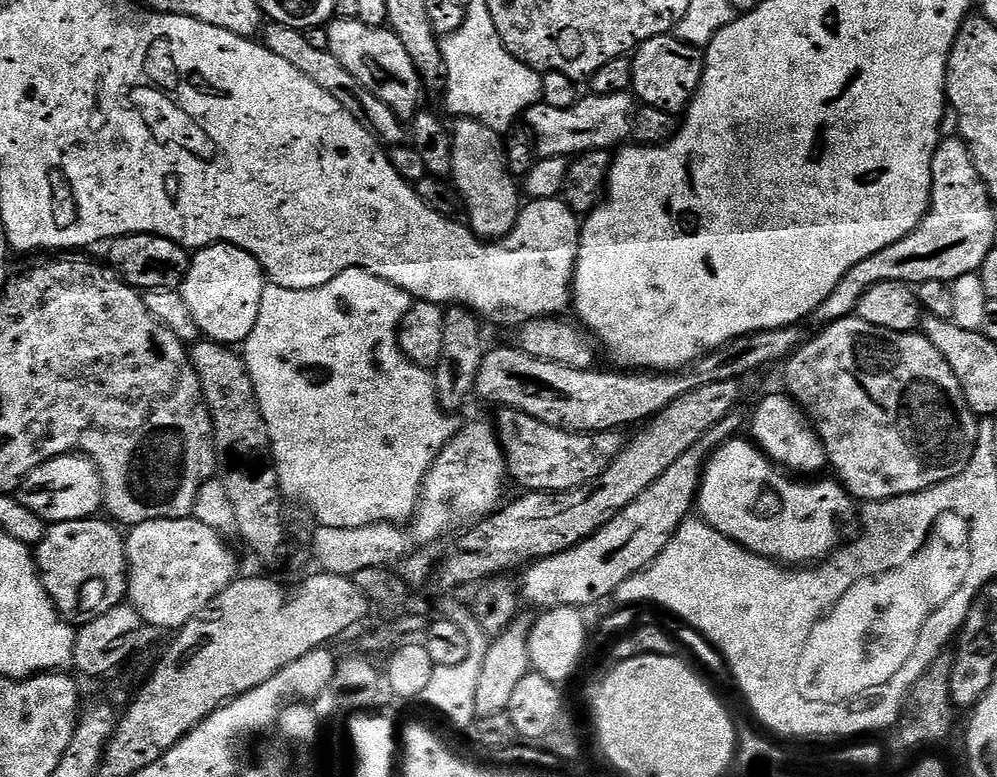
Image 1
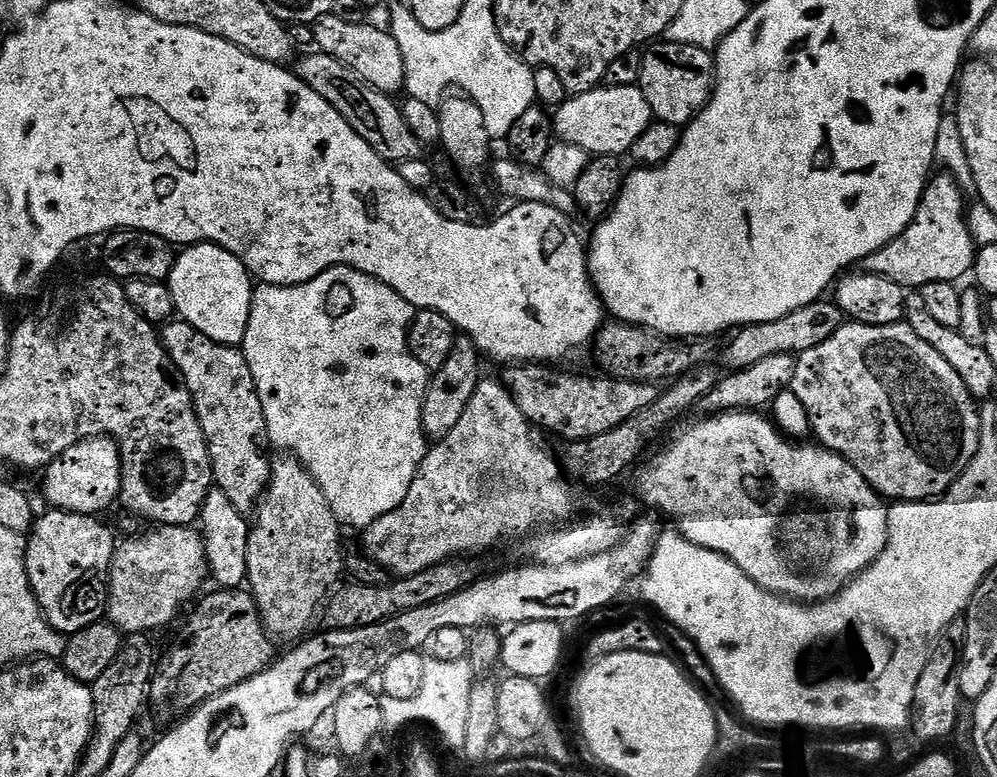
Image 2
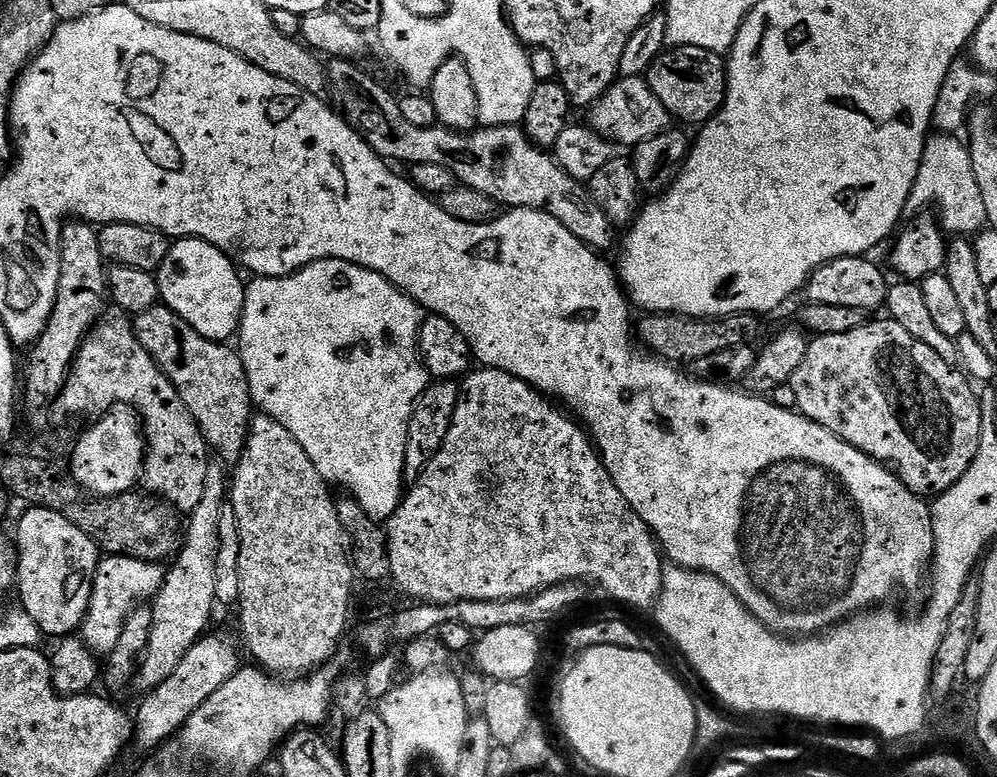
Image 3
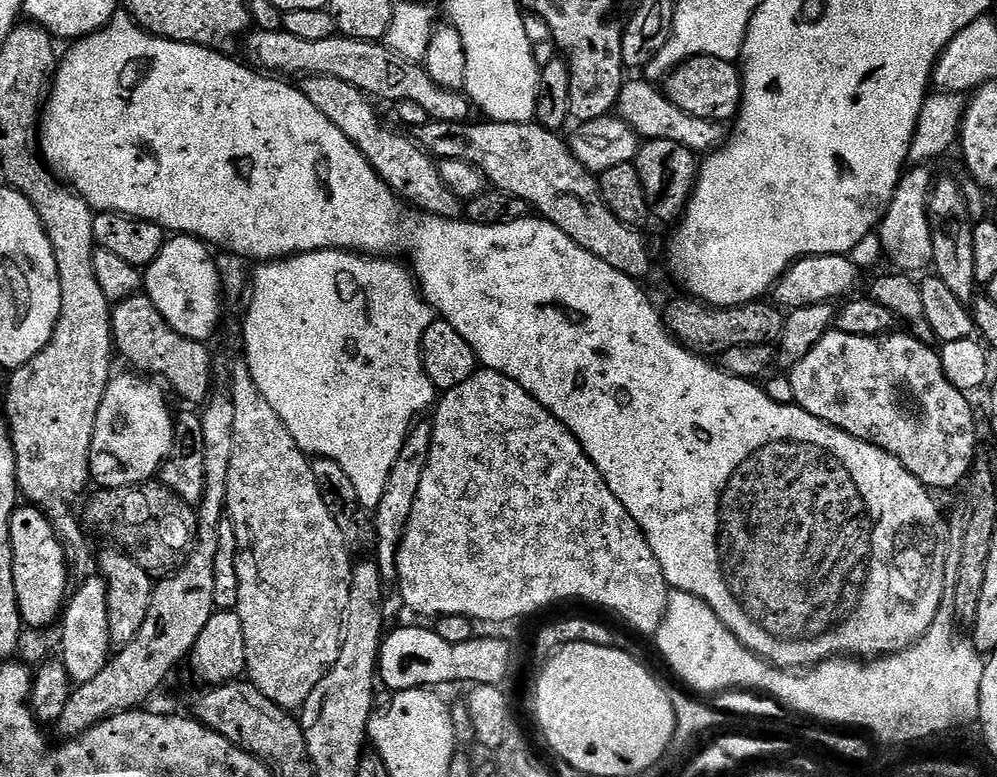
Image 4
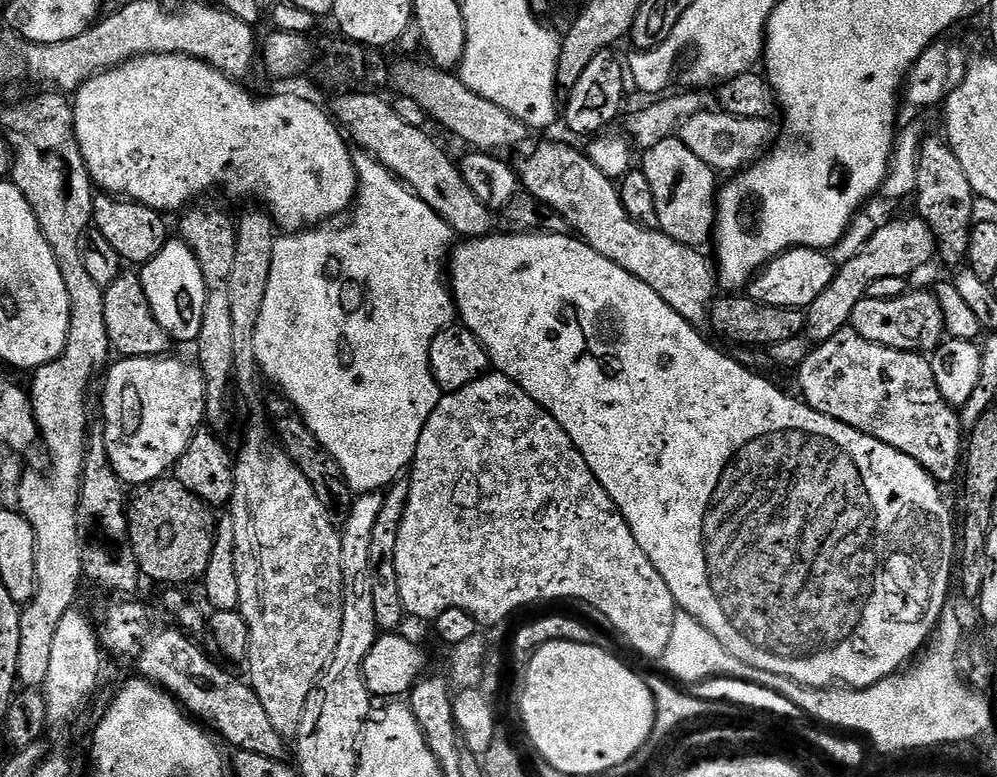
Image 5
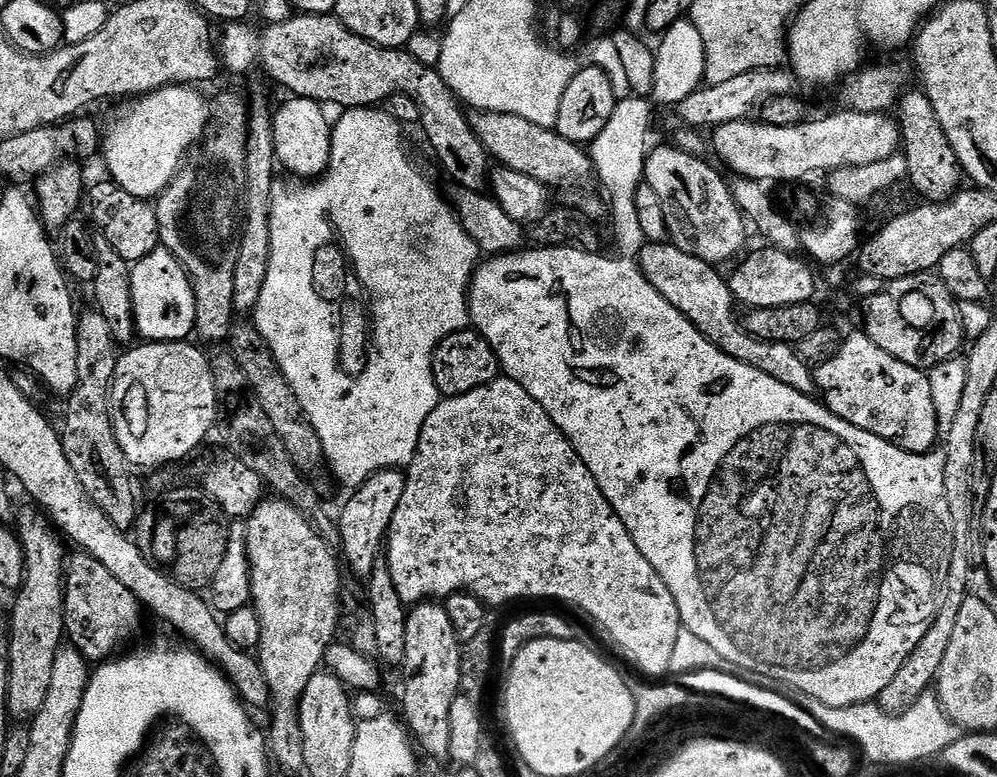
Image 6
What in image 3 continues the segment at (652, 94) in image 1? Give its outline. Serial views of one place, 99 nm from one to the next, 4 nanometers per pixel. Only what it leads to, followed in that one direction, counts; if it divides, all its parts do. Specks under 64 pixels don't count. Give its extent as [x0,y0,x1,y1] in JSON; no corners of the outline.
[646,46,728,126]

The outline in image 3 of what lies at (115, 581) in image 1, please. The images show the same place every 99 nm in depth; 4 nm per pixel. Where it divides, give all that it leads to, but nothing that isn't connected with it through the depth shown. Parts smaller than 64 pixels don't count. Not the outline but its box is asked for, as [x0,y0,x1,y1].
[14,507,102,638]

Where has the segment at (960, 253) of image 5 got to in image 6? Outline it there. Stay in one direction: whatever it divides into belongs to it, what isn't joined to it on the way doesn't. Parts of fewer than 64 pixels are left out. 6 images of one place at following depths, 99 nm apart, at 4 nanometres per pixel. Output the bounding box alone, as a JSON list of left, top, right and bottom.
[898,90,962,202]

